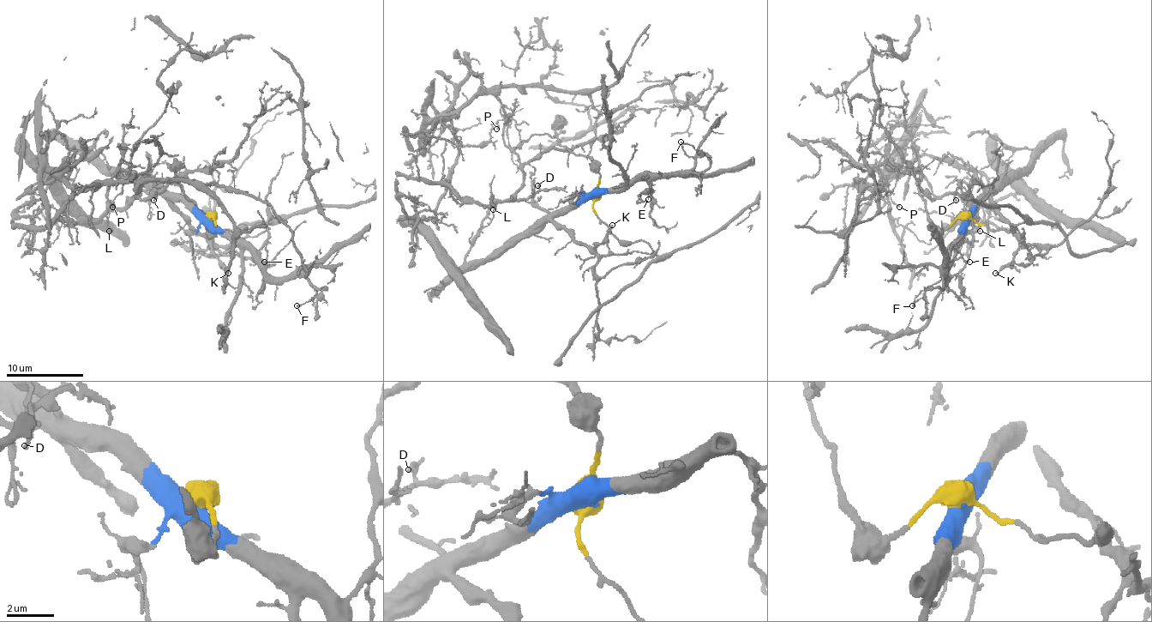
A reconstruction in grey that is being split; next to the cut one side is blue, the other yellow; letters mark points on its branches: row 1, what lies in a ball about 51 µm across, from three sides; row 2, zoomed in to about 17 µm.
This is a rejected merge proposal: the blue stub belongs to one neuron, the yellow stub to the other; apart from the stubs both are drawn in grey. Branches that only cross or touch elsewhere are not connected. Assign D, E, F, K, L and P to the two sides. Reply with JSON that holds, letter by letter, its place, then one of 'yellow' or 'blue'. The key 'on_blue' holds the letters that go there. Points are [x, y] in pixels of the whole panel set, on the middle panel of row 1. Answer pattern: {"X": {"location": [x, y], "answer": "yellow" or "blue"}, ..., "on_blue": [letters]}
{"D": {"location": [537, 185], "answer": "yellow"}, "E": {"location": [648, 199], "answer": "blue"}, "F": {"location": [680, 141], "answer": "blue"}, "K": {"location": [612, 225], "answer": "blue"}, "L": {"location": [493, 209], "answer": "yellow"}, "P": {"location": [496, 129], "answer": "yellow"}, "on_blue": ["E", "F", "K"]}

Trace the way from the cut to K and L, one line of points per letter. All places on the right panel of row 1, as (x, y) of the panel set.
K: (966, 218), (989, 198), (992, 208), (1020, 238), (1014, 258), (994, 274)
L: (966, 218), (938, 229), (927, 214), (918, 179), (933, 198), (956, 195), (972, 210), (968, 218), (979, 231)

